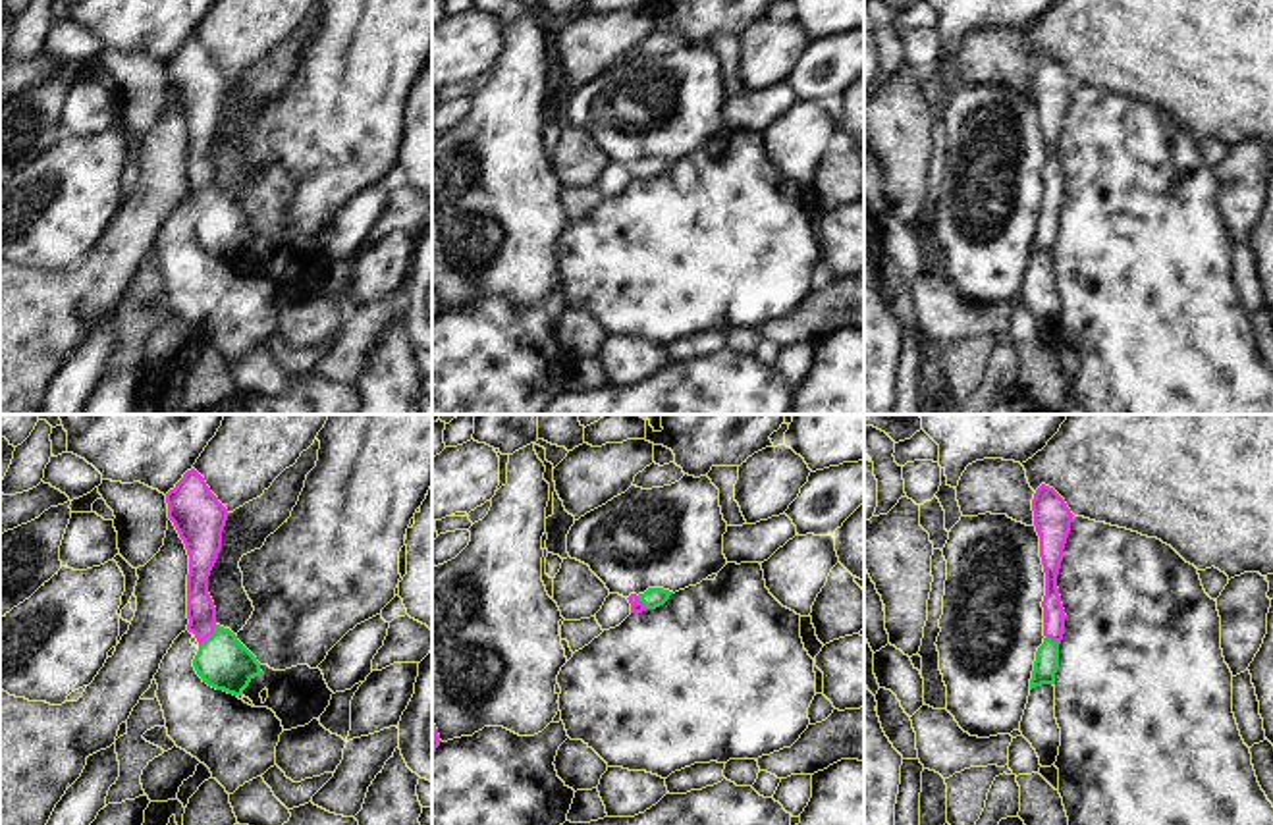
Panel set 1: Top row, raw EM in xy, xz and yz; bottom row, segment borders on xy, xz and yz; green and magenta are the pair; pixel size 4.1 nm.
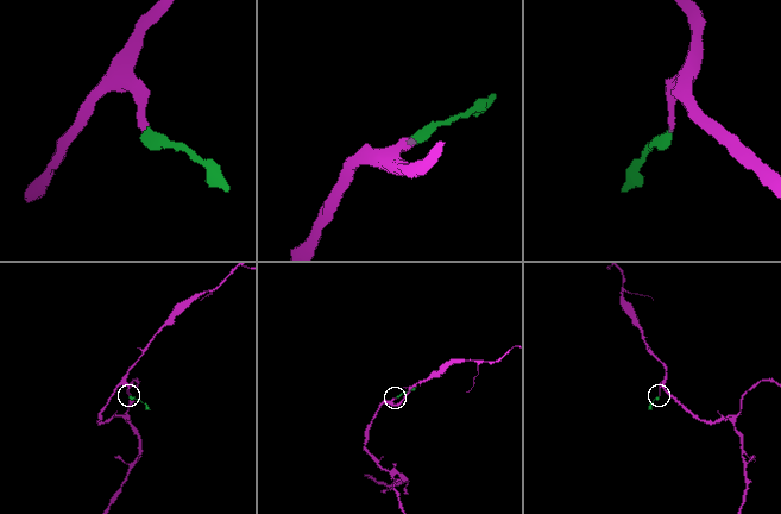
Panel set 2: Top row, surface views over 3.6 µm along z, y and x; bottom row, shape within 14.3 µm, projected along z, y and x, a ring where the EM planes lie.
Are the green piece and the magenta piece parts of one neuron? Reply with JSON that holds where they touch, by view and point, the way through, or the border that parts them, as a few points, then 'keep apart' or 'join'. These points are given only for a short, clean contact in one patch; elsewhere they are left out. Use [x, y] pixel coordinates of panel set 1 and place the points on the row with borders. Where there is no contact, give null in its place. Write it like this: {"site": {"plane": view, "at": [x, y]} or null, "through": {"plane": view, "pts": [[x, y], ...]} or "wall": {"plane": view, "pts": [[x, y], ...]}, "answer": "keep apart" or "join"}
{"site": {"plane": "xy", "at": [209, 637]}, "through": {"plane": "xy", "pts": [[222, 662], [218, 646], [209, 637], [201, 612]]}, "answer": "join"}

